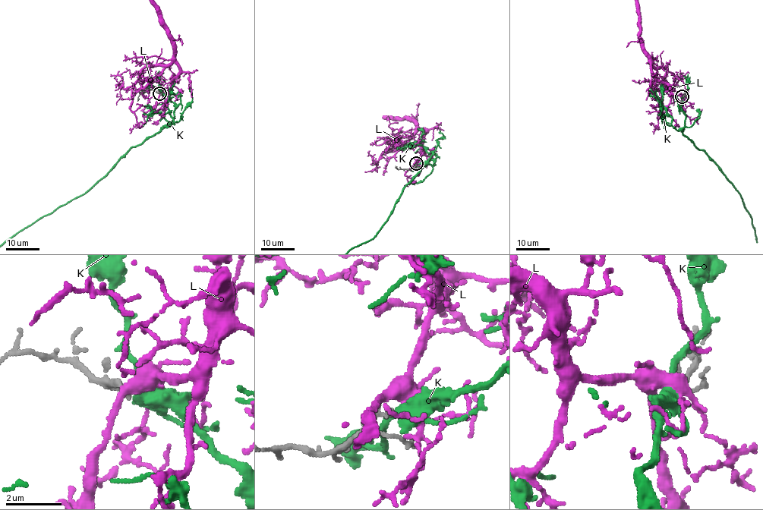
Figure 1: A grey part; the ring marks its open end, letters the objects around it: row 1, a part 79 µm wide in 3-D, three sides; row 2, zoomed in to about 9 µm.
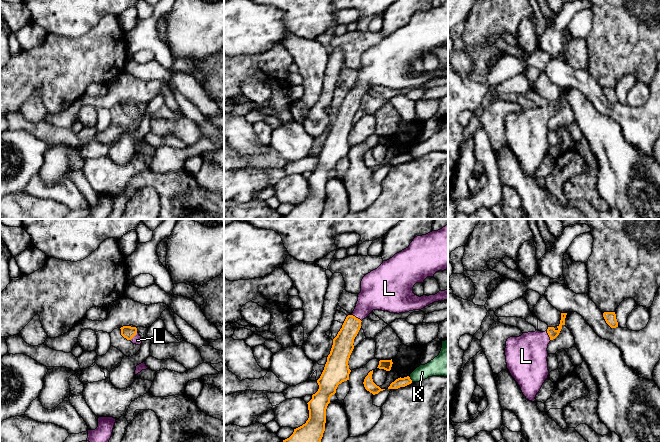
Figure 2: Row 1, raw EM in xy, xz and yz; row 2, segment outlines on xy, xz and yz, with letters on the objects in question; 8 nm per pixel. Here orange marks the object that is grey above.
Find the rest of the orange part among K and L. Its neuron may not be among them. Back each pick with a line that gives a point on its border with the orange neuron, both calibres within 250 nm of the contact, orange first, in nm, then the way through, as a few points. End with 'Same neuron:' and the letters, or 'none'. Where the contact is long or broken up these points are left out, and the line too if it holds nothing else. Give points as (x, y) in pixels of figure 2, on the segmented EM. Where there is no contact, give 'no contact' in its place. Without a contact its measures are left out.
L: contact xz (357, 318); calibres 160 and 260 nm; way xz (342, 345), (352, 323), (357, 318), (364, 306), (376, 294)
Same neuron: L

